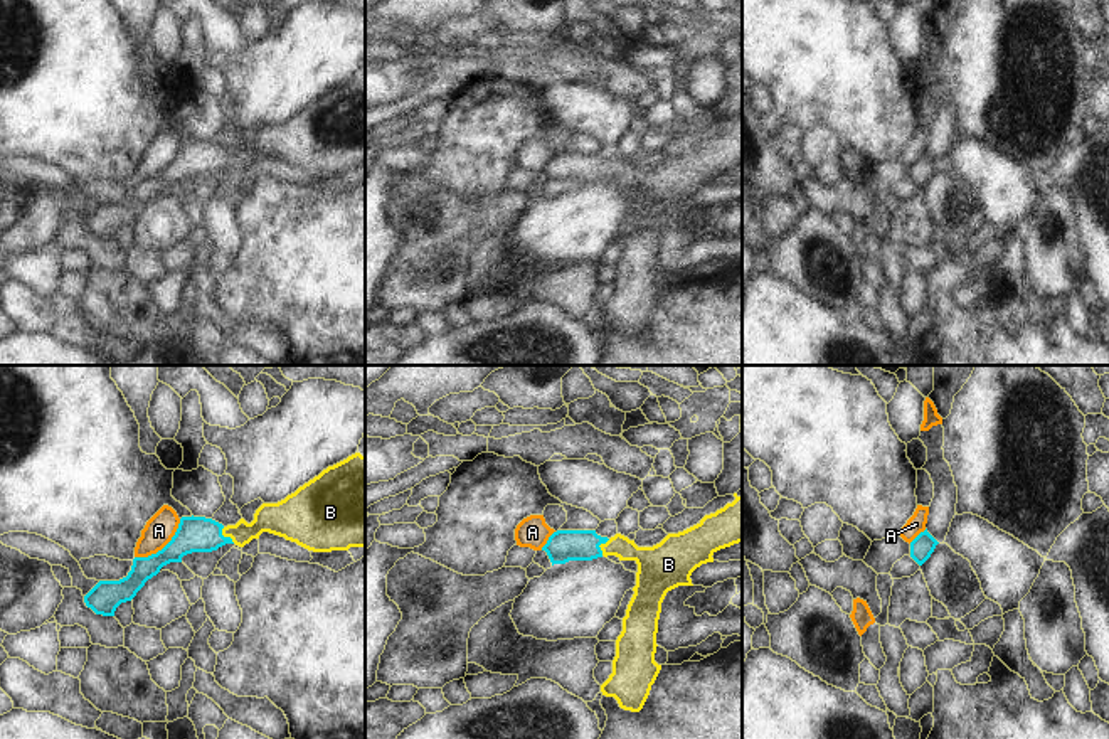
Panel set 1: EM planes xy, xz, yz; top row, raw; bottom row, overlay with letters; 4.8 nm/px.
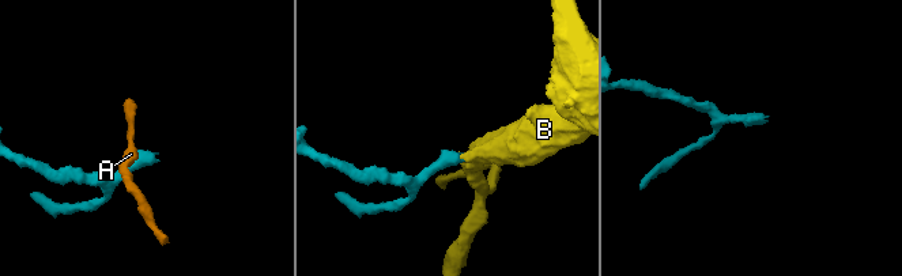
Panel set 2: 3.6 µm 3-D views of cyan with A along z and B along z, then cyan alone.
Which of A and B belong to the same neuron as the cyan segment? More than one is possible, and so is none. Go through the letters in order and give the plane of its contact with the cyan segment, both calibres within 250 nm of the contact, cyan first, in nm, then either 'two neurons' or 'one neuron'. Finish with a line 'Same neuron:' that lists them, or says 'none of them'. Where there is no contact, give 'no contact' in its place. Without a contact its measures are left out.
A: contact in xy; calibres 180 and 140 nm; two neurons
B: contact in xy; calibres 180 and 140 nm; one neuron
Same neuron: B

